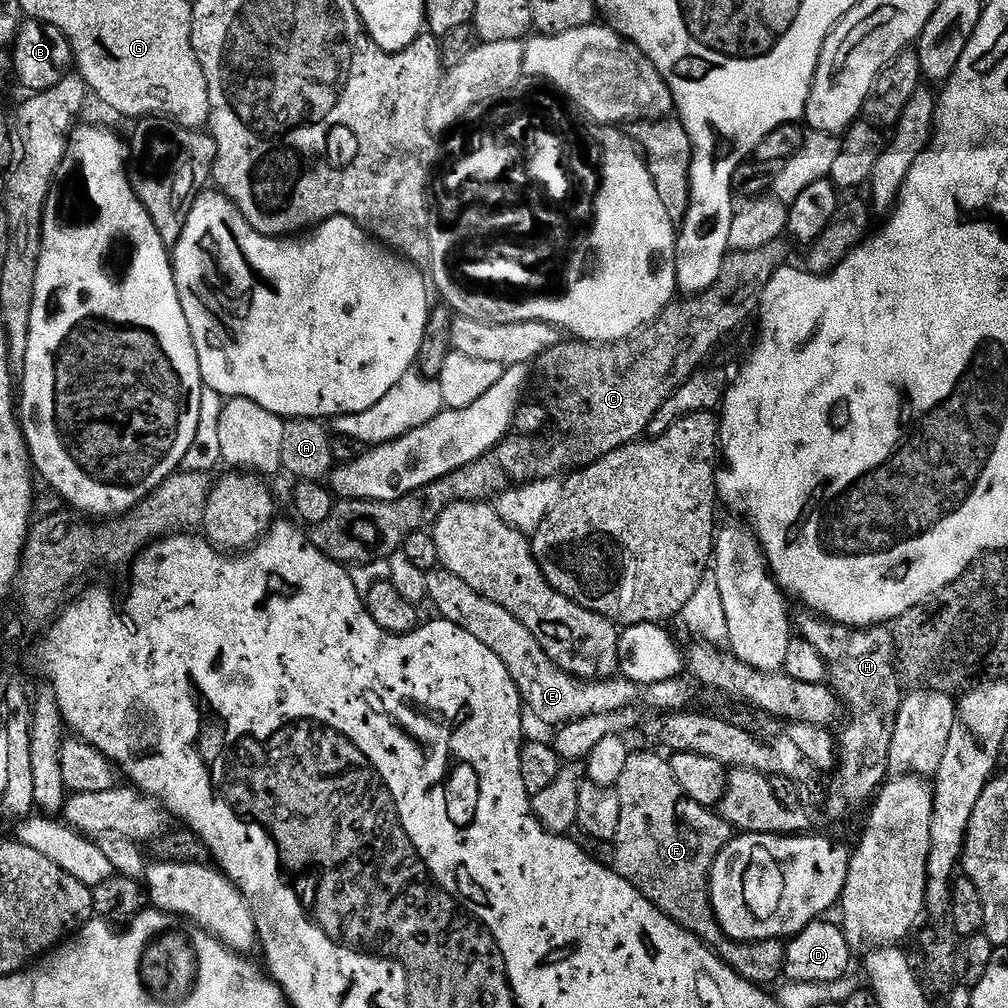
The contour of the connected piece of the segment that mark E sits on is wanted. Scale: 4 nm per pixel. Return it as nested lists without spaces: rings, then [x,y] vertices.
[[[433,570],[428,573],[427,599],[430,598],[436,603],[436,608],[441,617],[466,630],[466,634],[474,634],[482,646],[494,650],[502,662],[506,662],[506,670],[510,670],[510,676],[519,688],[521,699],[527,711],[540,722],[550,726],[559,727],[561,724],[568,724],[582,717],[597,716],[598,714],[612,713],[614,710],[624,709],[635,705],[639,685],[633,680],[613,678],[610,680],[580,680],[572,676],[566,670],[562,670],[549,658],[546,650],[498,602],[490,602],[490,598],[482,598],[478,590],[470,590],[462,578],[443,570]]]

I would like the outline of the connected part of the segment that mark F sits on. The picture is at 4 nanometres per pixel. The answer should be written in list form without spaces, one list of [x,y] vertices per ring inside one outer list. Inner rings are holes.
[[[633,751],[626,762],[622,778],[614,785],[618,802],[622,802],[622,822],[618,822],[618,834],[614,841],[615,872],[626,878],[626,882],[633,884],[655,908],[665,912],[675,924],[693,932],[703,944],[711,946],[720,960],[733,968],[743,980],[757,986],[772,986],[768,985],[772,983],[775,985],[784,976],[785,941],[756,940],[747,944],[741,940],[730,940],[720,929],[712,909],[712,895],[708,883],[718,854],[727,846],[728,841],[733,839],[732,825],[725,822],[723,816],[713,809],[698,806],[698,802],[691,800],[682,790],[682,786],[678,786],[678,778],[674,778],[671,763],[659,751],[651,751]]]

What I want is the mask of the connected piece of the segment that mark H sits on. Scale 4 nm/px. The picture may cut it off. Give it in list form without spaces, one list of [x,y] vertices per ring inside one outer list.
[[[814,612],[801,613],[795,617],[795,631],[799,639],[810,642],[810,646],[822,654],[828,667],[827,683],[846,709],[846,723],[838,732],[840,784],[830,788],[826,796],[829,818],[840,820],[858,811],[864,803],[867,805],[889,779],[890,744],[906,692],[896,667],[896,643],[891,627],[848,628]]]

